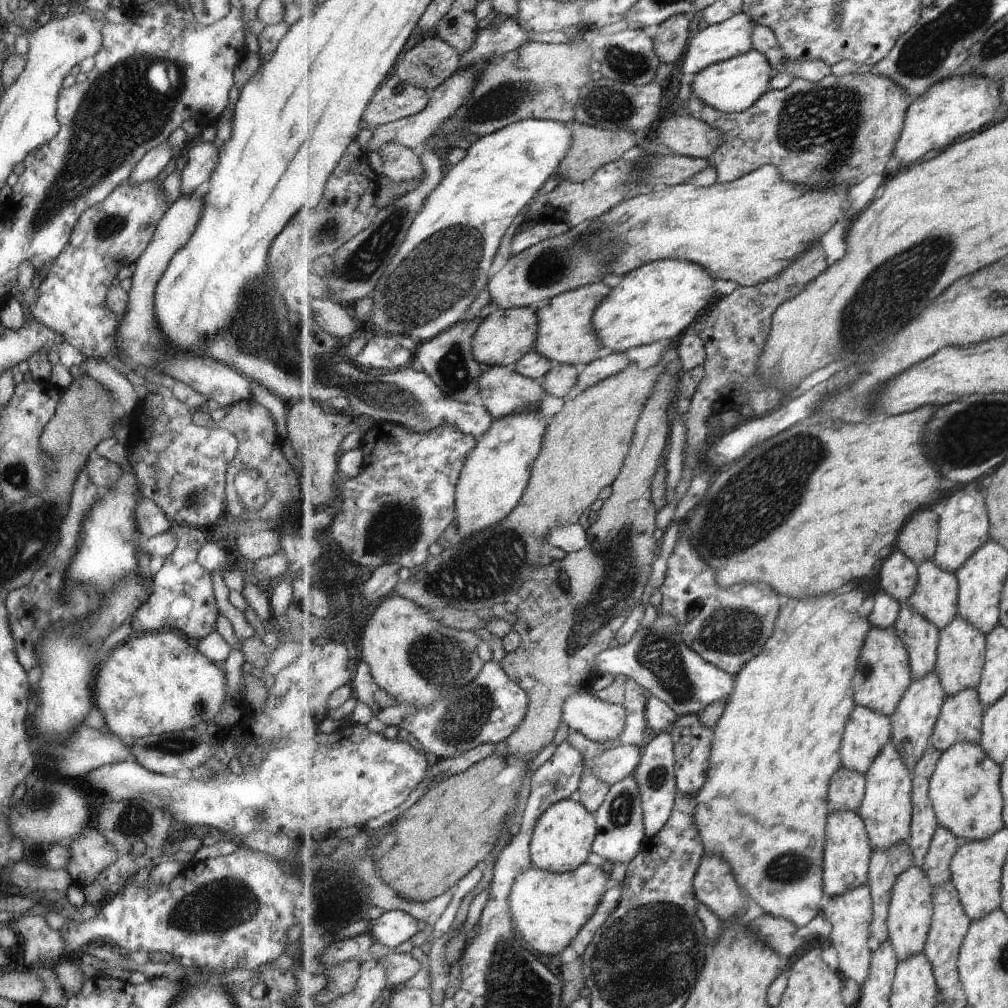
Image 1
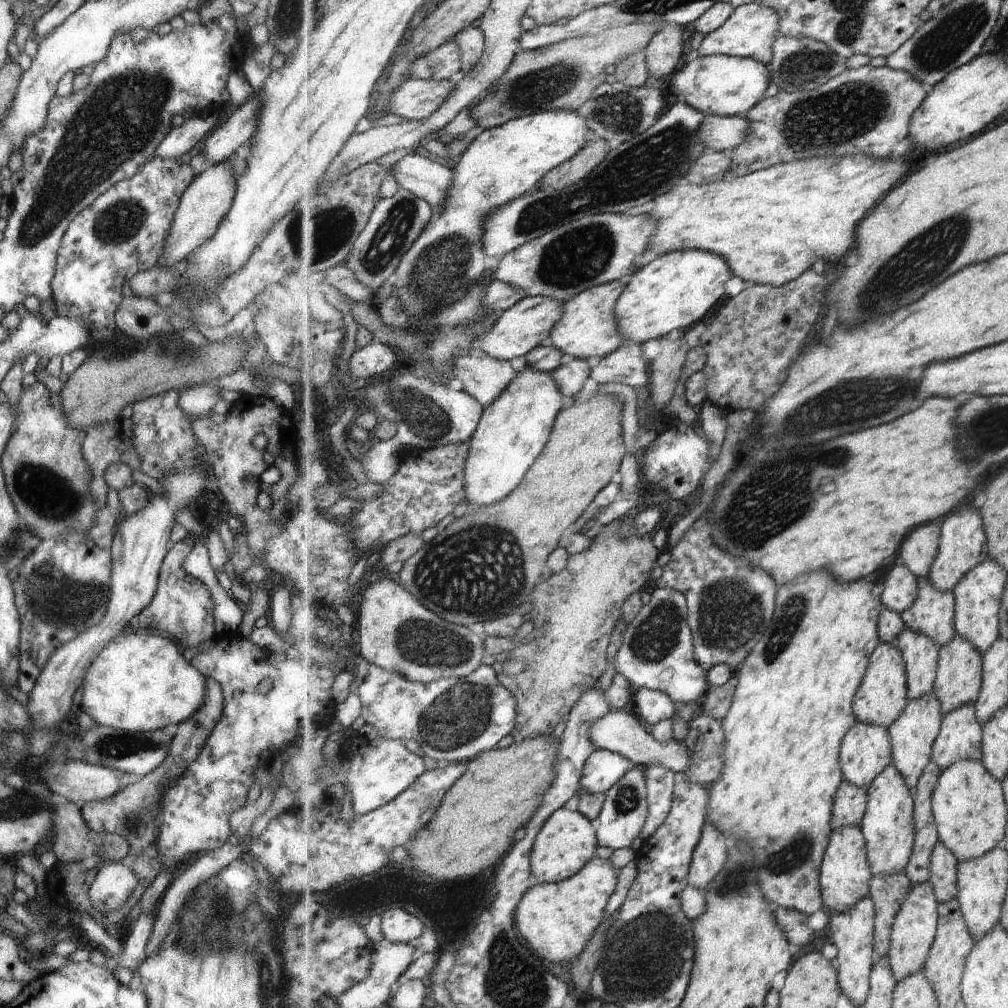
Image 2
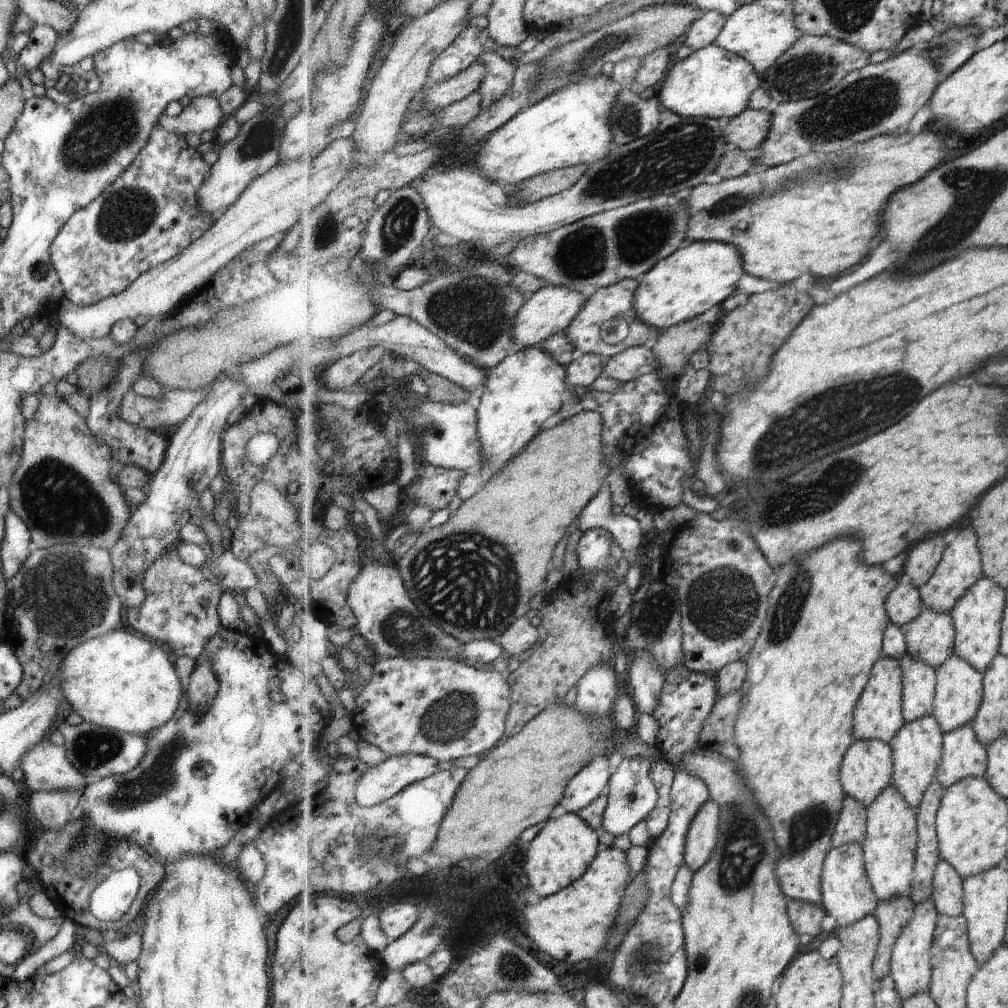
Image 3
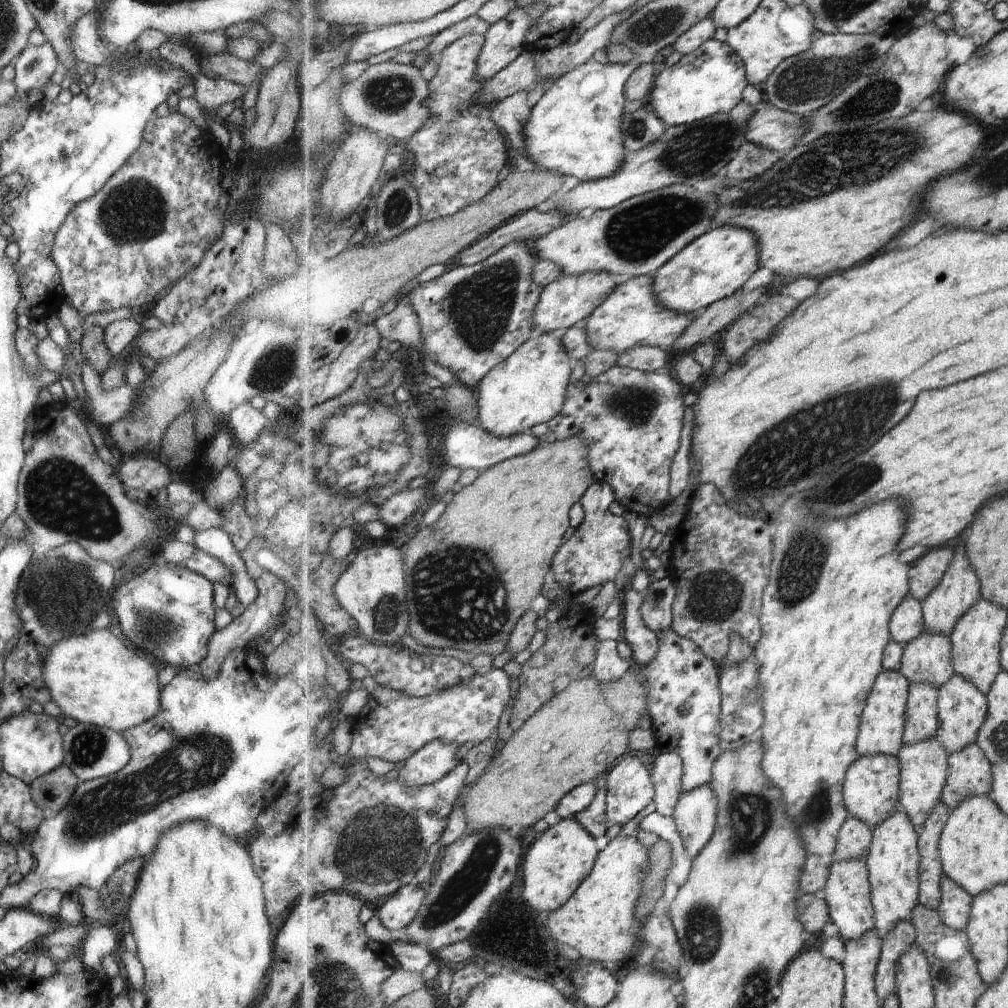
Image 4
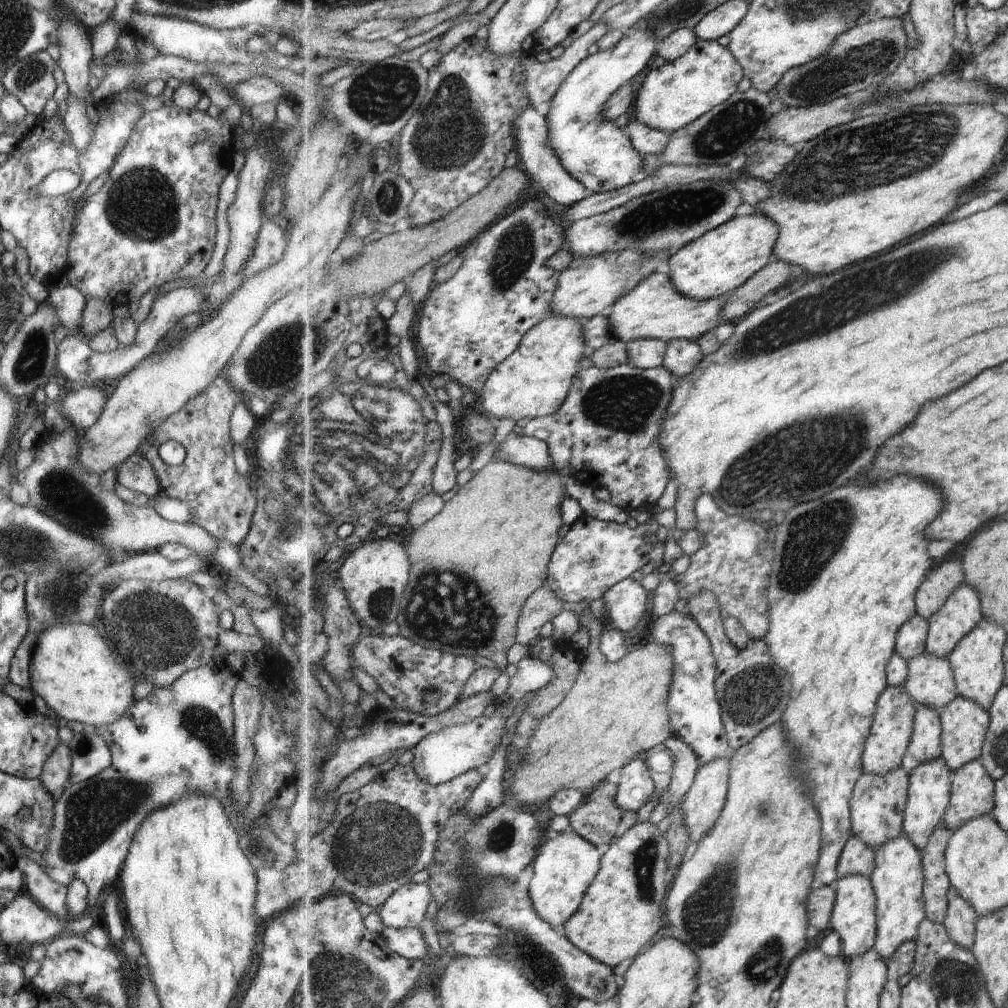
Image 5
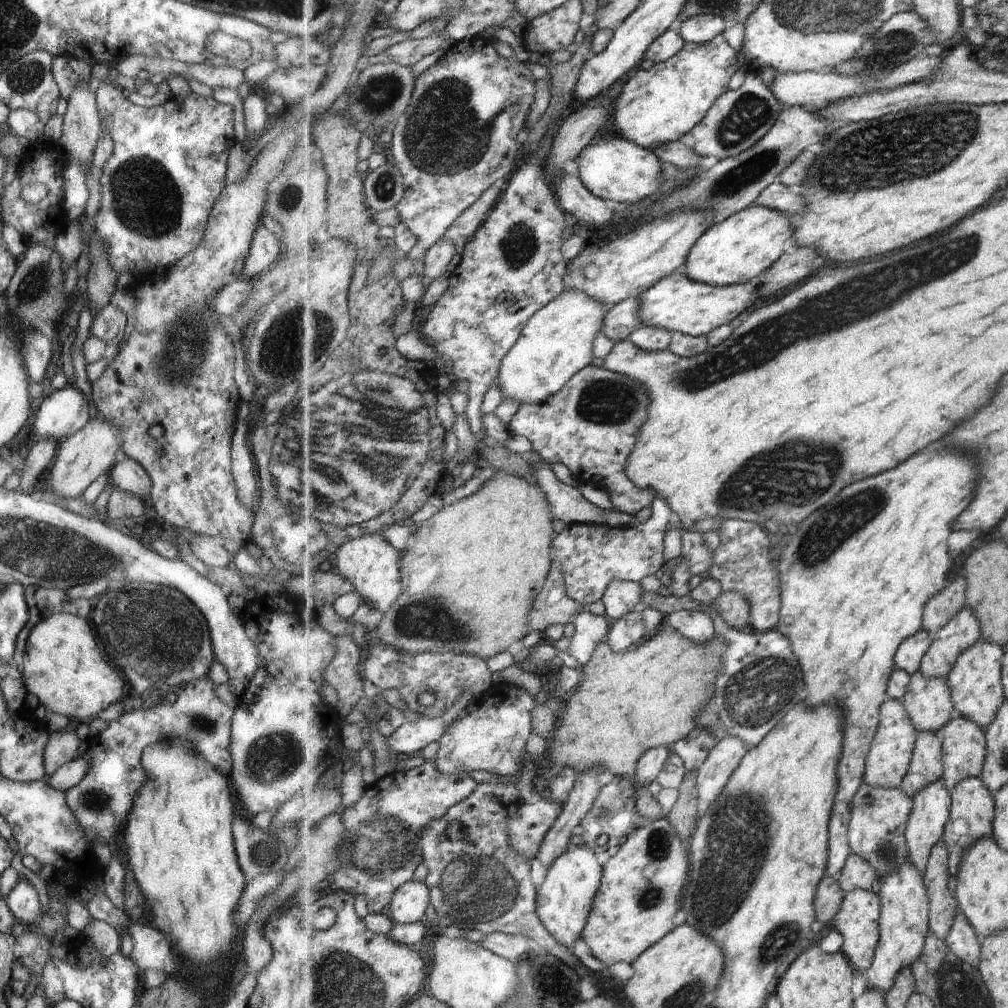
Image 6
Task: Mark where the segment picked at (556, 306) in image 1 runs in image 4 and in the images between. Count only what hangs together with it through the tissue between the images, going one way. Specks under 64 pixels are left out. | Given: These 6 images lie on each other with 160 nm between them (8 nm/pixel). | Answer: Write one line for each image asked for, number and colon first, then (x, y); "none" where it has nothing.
2: (589, 327)
3: (608, 324)
4: (633, 315)

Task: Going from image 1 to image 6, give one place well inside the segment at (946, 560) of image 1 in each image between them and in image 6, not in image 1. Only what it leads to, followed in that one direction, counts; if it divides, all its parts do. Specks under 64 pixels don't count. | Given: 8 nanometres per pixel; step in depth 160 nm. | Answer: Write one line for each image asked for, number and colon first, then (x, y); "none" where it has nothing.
2: (964, 543)
3: (961, 567)
4: (960, 589)
5: (963, 611)
6: (963, 631)

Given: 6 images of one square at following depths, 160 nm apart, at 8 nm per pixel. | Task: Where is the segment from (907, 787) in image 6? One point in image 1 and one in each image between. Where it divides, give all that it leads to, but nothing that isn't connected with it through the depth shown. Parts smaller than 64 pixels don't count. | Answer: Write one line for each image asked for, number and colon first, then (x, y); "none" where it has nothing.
1: (922, 638)
2: (921, 654)
3: (920, 679)
4: (923, 723)
5: (927, 730)

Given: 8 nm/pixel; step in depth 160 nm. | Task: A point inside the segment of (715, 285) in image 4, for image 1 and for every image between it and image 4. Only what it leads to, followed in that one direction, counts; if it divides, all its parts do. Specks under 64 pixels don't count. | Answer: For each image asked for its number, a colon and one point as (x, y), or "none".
1: (660, 300)
2: (676, 290)
3: (692, 280)

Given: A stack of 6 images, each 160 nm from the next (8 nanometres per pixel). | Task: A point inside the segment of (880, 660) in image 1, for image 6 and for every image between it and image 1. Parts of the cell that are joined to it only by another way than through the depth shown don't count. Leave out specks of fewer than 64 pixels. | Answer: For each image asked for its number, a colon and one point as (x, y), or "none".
2: (883, 696)
3: (879, 715)
4: (882, 726)
5: (892, 732)
6: (889, 758)

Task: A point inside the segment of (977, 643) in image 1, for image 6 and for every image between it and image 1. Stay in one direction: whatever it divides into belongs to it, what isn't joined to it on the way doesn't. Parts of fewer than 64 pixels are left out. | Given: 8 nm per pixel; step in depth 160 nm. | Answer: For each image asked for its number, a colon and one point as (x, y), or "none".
2: (960, 674)
3: (960, 687)
4: (963, 709)
5: (965, 723)
6: (964, 741)

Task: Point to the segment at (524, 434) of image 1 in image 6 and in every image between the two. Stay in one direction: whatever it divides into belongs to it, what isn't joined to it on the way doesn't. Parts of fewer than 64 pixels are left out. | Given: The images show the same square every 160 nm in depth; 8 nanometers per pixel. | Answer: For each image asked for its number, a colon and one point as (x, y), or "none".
2: (513, 431)
3: (527, 388)
4: (530, 387)
5: (534, 382)
6: (557, 342)

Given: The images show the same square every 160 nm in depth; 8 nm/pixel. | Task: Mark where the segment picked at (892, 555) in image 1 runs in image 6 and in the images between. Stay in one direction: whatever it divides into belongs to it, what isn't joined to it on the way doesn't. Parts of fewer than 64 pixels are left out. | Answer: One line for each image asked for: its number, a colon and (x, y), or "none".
2: (901, 591)
3: (904, 605)
4: (908, 622)
5: (911, 641)
6: (909, 657)

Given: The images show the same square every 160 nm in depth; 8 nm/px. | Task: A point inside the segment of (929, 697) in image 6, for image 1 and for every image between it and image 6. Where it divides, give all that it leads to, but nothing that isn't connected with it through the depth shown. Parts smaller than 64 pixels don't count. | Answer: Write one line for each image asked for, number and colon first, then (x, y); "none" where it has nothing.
1: (937, 594)
2: (934, 613)
3: (932, 637)
4: (929, 658)
5: (931, 681)

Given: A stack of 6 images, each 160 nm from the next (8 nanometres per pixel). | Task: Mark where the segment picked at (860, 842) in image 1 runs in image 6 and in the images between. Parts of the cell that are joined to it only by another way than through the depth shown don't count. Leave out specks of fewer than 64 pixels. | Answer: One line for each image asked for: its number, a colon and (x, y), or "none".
2: (846, 875)
3: (849, 896)
4: (848, 892)
5: (854, 918)
6: (858, 921)

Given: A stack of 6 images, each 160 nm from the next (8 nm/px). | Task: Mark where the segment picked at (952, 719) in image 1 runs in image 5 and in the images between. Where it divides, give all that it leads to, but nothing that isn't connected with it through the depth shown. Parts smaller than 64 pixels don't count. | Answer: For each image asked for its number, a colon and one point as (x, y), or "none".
2: (961, 737)
3: (964, 756)
4: (970, 771)
5: (973, 790)

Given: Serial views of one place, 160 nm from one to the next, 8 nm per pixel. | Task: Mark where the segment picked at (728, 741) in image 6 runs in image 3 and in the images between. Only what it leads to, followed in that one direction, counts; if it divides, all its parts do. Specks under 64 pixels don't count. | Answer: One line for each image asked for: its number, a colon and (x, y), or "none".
3: (702, 838)
4: (696, 815)
5: (702, 807)

